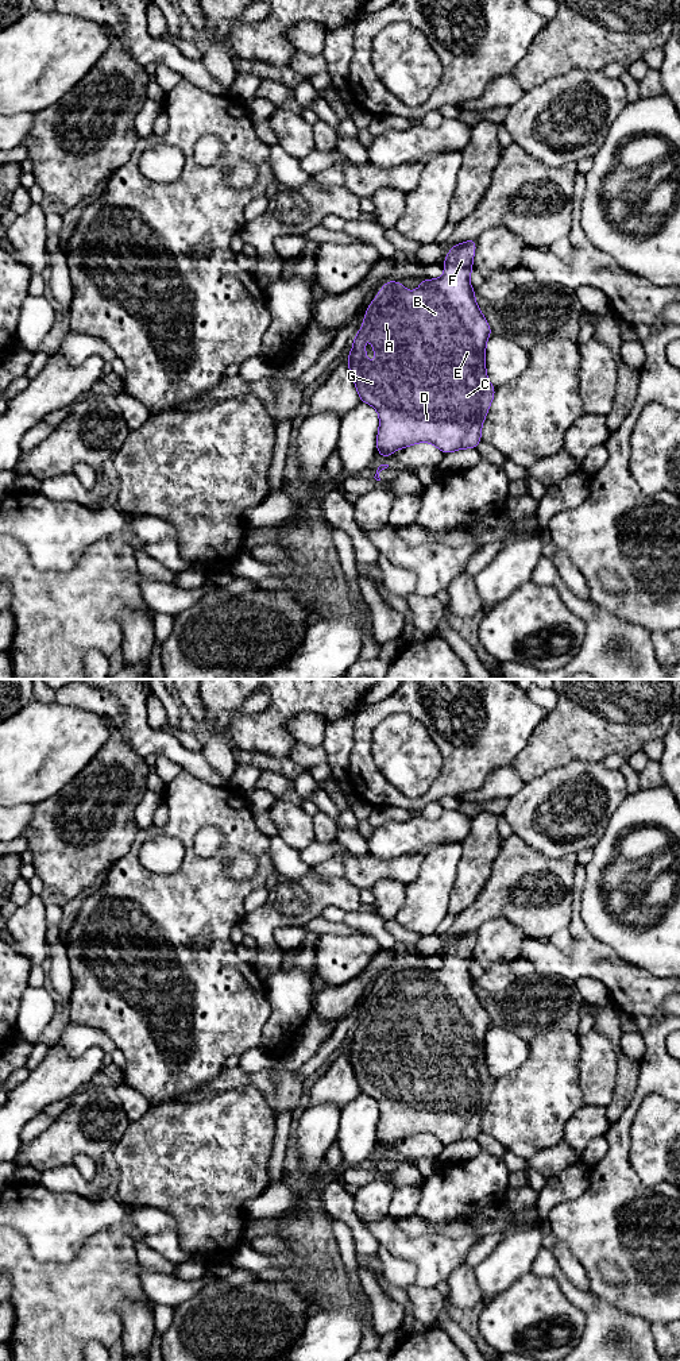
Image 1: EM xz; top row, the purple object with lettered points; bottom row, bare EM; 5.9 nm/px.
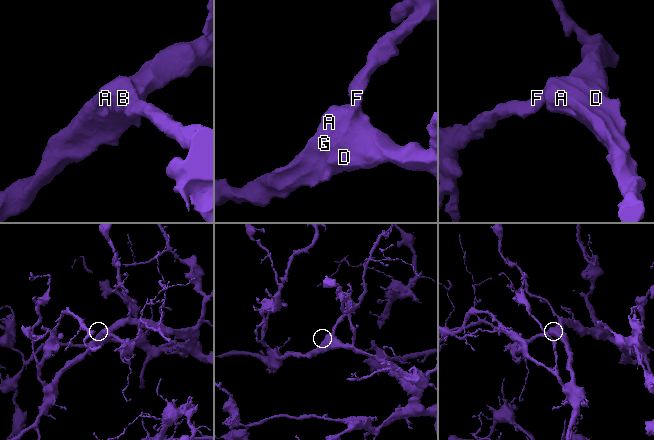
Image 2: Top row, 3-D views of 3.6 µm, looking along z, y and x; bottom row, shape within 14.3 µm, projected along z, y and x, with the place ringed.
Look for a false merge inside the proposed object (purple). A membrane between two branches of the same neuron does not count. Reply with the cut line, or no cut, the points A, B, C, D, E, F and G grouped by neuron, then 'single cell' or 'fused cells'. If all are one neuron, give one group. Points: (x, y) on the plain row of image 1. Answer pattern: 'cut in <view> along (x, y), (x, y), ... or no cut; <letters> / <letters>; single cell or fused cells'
no cut; A B C D E F G; single cell

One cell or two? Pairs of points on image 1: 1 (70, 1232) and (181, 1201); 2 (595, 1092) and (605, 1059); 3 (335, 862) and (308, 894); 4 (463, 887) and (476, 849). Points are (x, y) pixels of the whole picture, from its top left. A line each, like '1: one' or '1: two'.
1: two
2: one
3: two
4: one

